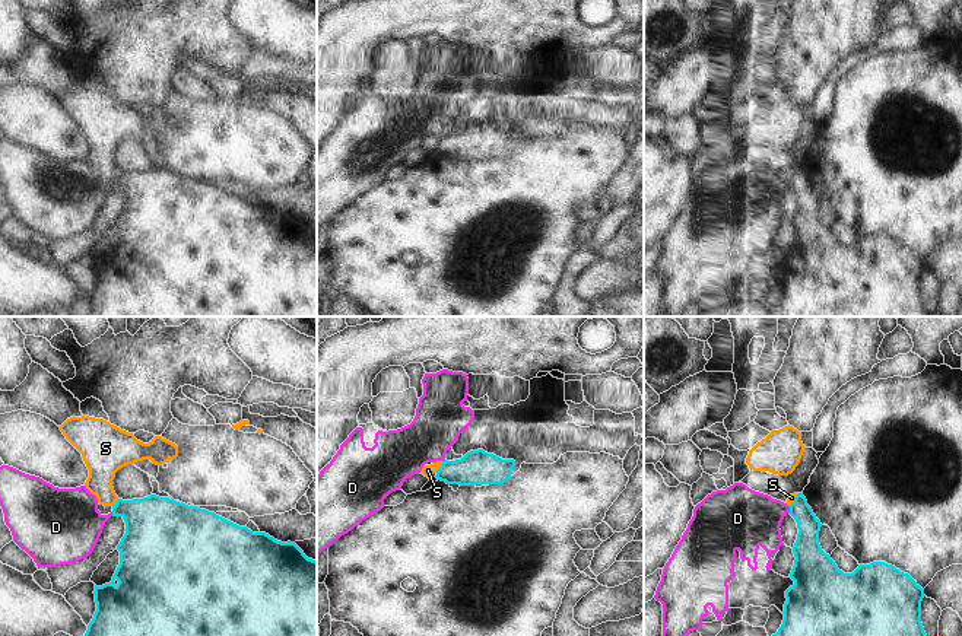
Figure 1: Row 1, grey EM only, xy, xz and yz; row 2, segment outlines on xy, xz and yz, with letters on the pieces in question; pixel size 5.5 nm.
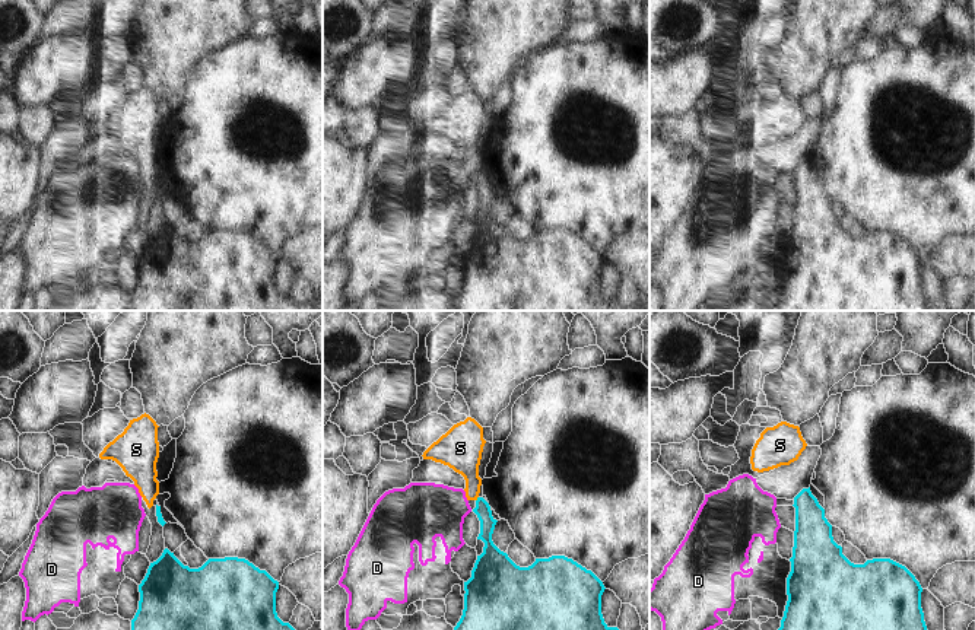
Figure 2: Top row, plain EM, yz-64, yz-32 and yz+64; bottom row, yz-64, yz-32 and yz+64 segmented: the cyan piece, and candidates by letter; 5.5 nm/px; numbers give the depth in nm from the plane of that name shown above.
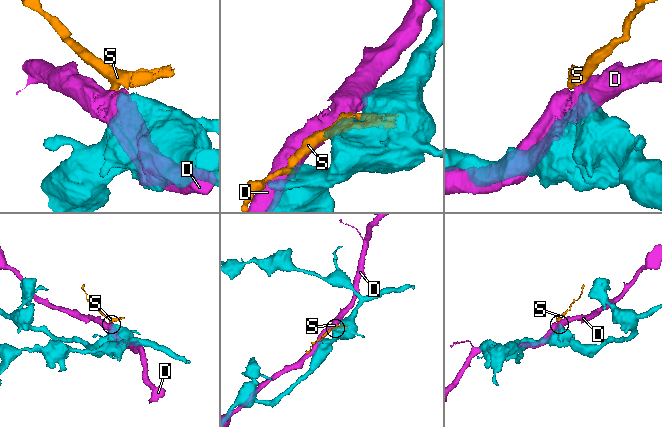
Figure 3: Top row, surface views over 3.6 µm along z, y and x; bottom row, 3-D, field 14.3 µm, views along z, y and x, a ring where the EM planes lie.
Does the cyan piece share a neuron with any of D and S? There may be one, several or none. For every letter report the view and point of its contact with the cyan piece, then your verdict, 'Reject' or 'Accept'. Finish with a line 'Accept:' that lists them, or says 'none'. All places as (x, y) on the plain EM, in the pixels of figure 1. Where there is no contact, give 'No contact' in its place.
D: Touches cyan at yz (790, 183). Reject
S: Touches cyan at xz (440, 140). Reject
Accept: none.

